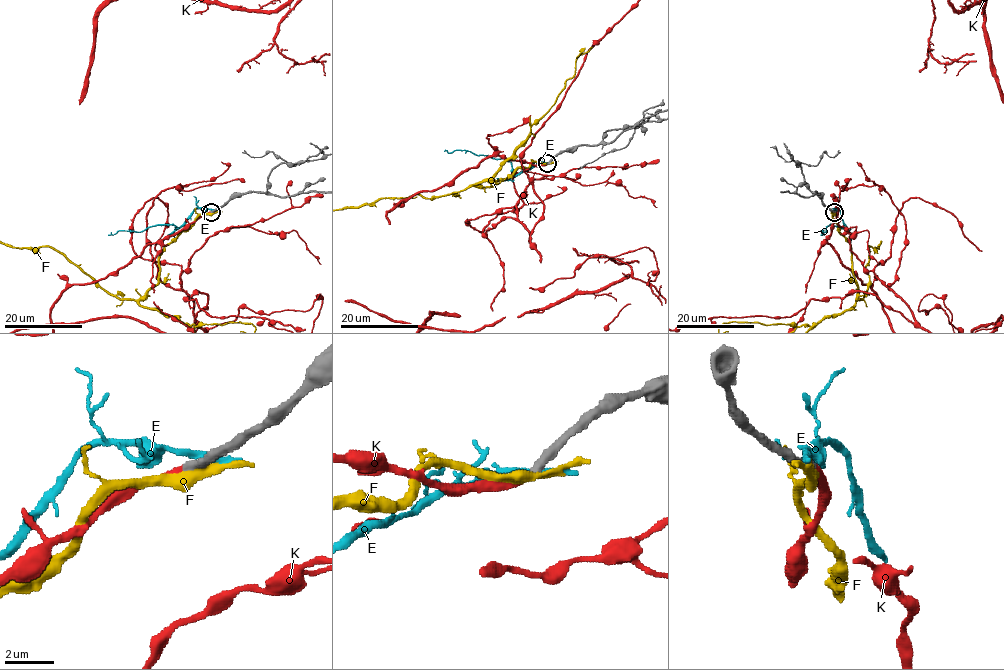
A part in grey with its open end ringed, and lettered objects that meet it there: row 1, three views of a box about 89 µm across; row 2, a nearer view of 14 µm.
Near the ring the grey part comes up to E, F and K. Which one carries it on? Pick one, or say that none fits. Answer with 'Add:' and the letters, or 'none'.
Add: K

